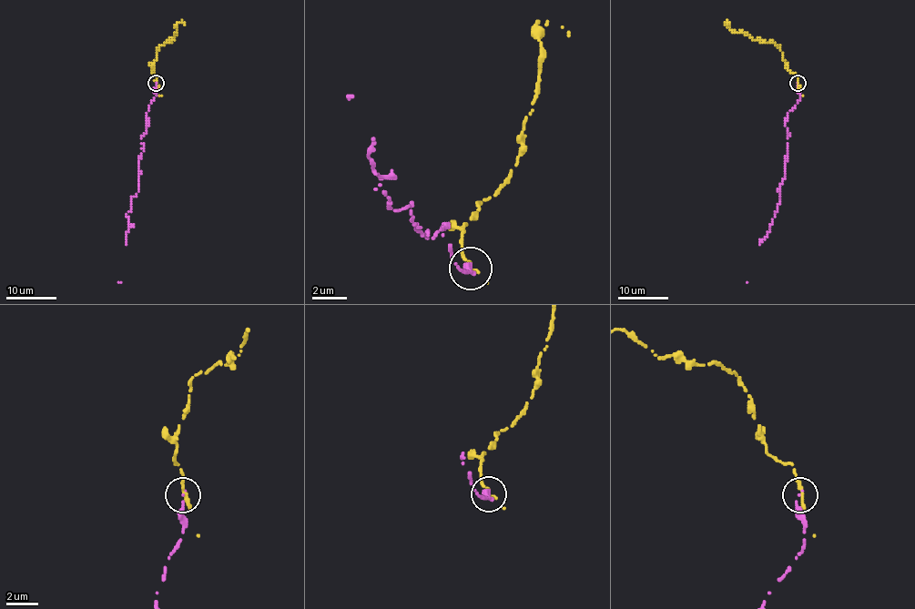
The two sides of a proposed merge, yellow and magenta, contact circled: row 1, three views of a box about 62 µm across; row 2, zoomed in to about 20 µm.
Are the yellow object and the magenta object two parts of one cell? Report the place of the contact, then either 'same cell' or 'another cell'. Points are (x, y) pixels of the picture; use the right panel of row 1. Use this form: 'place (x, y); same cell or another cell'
place (798, 83); another cell

